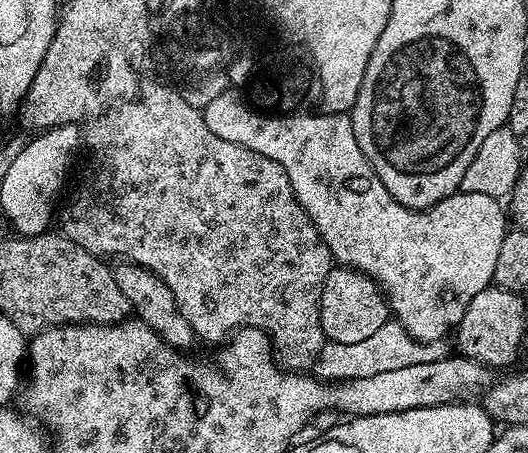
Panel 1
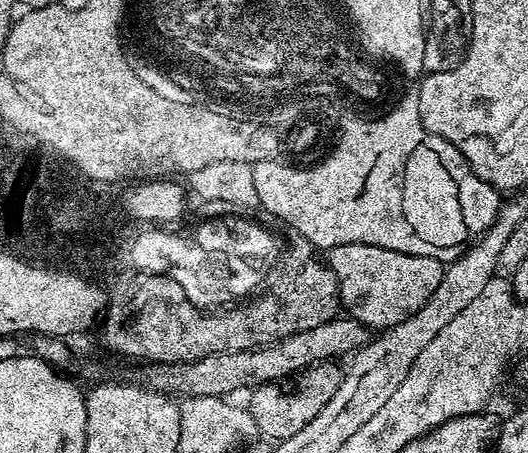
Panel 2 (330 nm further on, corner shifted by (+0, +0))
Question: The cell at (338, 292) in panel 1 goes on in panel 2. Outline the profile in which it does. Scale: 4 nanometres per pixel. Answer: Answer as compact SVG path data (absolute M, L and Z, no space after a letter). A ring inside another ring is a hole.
M346 242L327 249L326 263L336 275L343 311L369 330L393 328L422 310L434 290L438 290L446 267L445 261L438 258L402 254L362 242Z

